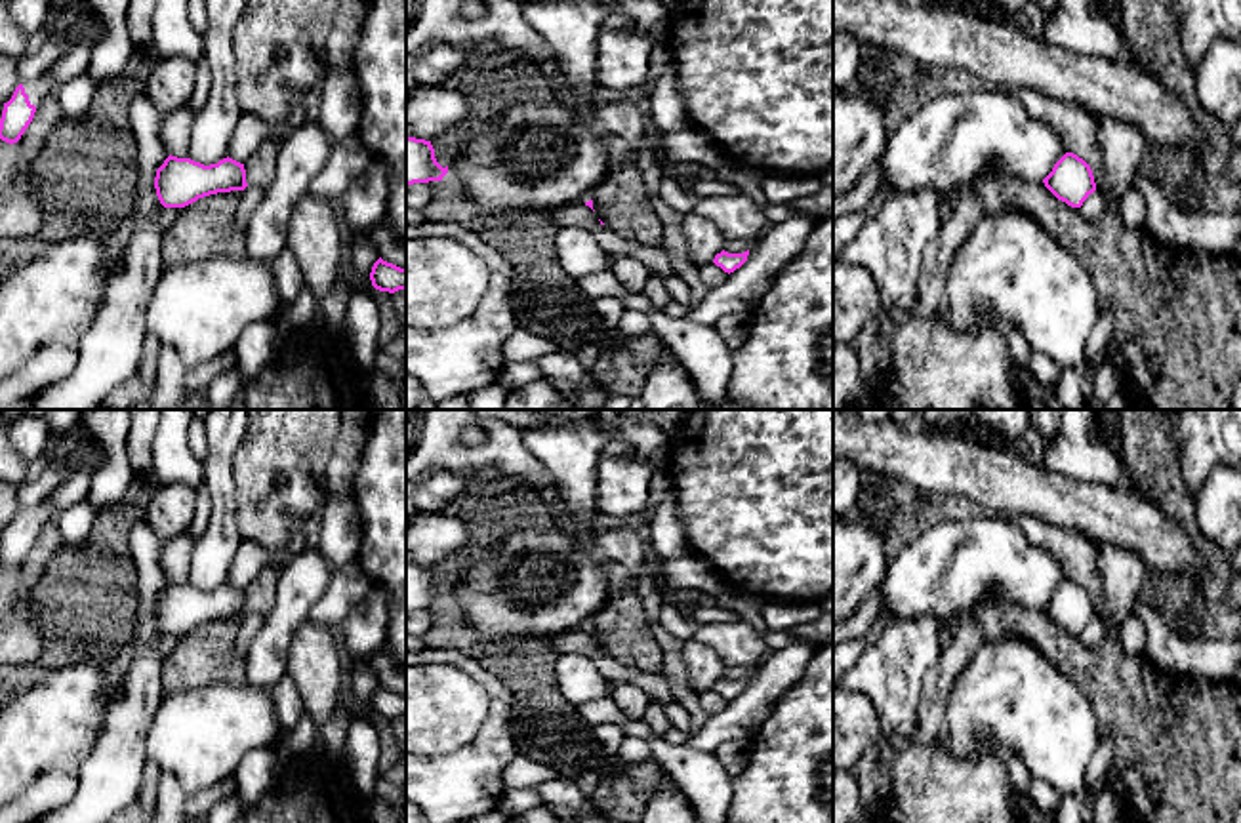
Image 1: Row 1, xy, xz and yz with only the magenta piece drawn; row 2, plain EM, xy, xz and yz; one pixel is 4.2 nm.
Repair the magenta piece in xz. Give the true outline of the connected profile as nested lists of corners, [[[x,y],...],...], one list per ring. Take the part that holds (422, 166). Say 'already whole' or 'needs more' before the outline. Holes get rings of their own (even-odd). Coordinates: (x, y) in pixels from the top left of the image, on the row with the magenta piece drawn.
already whole; [[[406,137],[406,187],[414,183],[442,181],[448,166],[442,168],[435,158],[431,141]]]

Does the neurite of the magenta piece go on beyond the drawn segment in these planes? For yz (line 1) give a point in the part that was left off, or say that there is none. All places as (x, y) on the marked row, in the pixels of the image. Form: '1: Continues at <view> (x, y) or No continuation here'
1: No continuation here

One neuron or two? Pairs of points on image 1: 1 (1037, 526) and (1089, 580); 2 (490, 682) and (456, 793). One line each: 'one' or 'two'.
1: one
2: one

